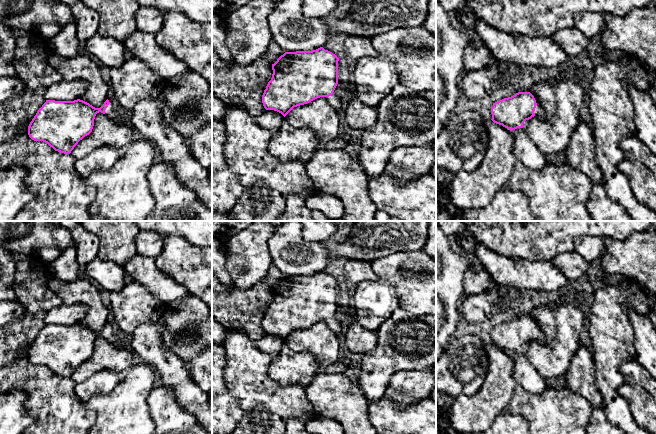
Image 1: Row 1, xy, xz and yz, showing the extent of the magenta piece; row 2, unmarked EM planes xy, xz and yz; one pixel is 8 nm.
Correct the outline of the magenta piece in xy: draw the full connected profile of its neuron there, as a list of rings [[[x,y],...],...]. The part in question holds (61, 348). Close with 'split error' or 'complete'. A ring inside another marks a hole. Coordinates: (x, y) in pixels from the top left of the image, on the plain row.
[[[77,323],[74,325],[46,324],[28,350],[34,365],[43,365],[55,375],[70,378],[85,360],[92,356],[97,337],[116,344],[107,323],[100,332]]]; split error

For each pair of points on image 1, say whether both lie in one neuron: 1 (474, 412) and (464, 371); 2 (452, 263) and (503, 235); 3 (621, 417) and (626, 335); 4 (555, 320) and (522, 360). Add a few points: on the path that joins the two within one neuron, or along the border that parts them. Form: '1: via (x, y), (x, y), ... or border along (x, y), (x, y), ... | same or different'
1: border along (485, 377), (476, 392), (455, 398) | different
2: border along (451, 238), (455, 245), (466, 254) | different
3: via (610, 397), (610, 355) | same
4: border along (525, 353), (530, 364), (540, 374) | different

